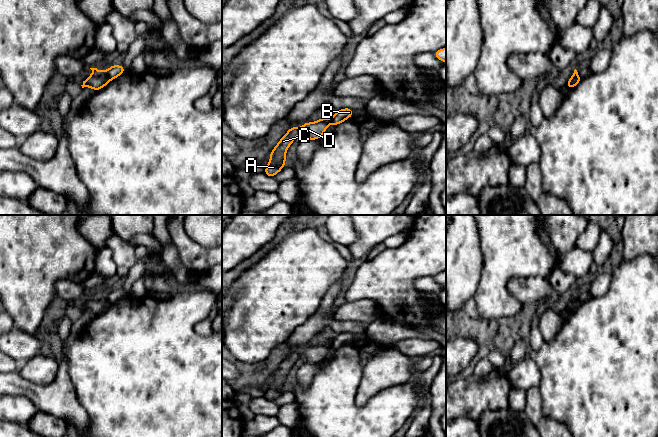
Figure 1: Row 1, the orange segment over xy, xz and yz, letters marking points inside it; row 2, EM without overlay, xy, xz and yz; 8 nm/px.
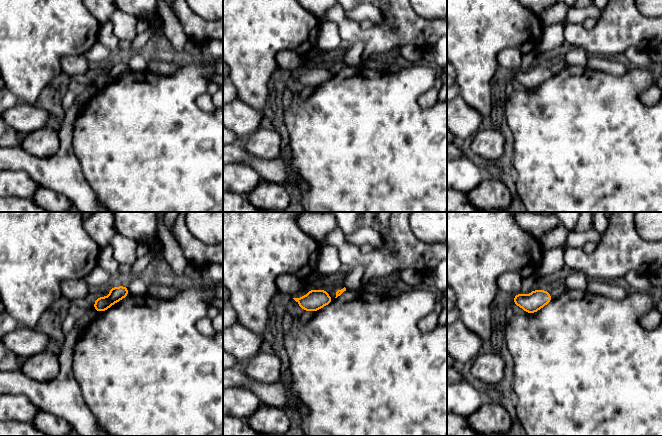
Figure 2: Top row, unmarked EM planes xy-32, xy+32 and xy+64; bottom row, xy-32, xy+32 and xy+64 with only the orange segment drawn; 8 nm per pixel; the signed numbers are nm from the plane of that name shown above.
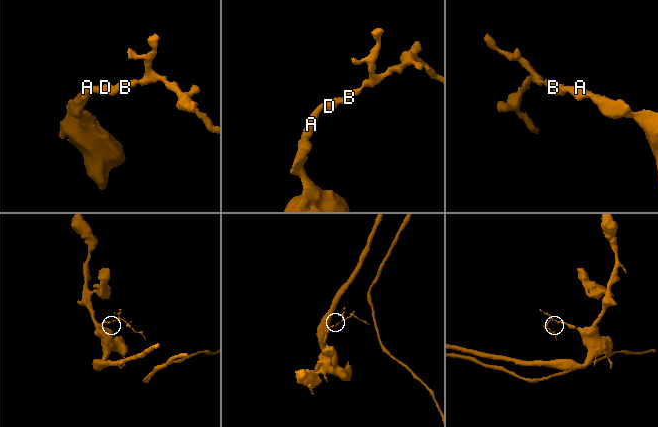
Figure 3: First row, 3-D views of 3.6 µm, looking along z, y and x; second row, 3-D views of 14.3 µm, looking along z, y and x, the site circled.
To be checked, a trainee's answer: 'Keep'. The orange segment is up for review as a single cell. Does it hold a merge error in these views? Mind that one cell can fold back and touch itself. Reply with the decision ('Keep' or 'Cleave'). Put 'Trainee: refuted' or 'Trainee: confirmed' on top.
Trainee: refuted
Cleave

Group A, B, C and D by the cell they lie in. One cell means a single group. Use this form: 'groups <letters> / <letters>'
groups A C D / B

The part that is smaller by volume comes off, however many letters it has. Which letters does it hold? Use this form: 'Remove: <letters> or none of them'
Remove: B

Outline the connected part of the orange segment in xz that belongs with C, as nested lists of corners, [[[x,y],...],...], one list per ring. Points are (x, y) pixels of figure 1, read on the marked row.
[[[322,117],[312,123],[306,122],[299,128],[294,126],[290,127],[269,155],[270,162],[264,170],[264,174],[268,177],[273,177],[282,170],[283,166],[287,163],[285,154],[297,136],[303,135],[306,139],[317,140],[321,138],[330,123],[330,118]]]

